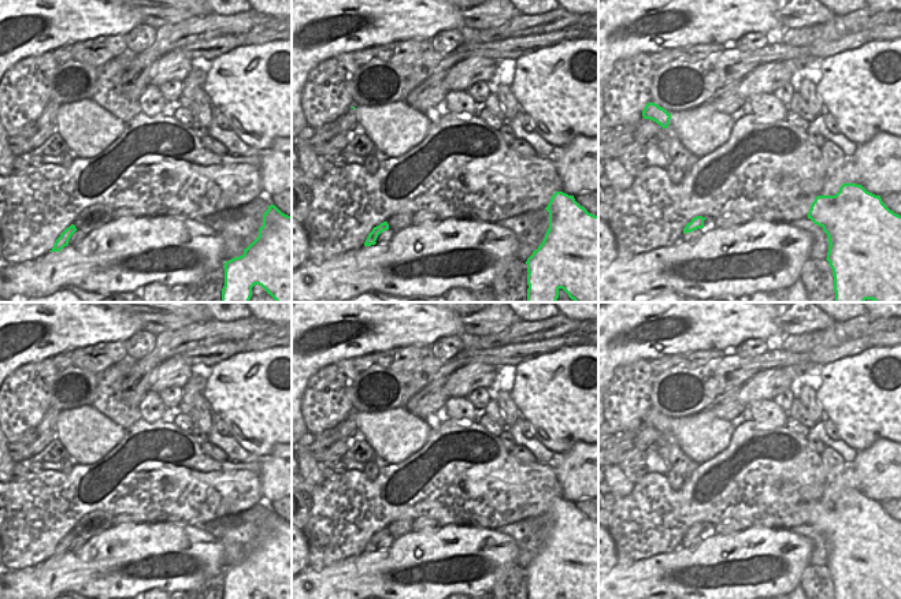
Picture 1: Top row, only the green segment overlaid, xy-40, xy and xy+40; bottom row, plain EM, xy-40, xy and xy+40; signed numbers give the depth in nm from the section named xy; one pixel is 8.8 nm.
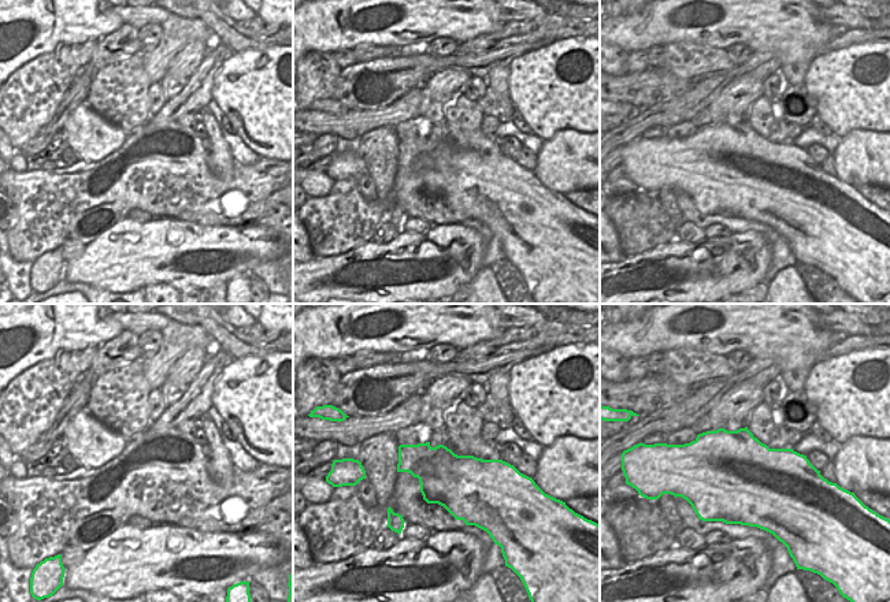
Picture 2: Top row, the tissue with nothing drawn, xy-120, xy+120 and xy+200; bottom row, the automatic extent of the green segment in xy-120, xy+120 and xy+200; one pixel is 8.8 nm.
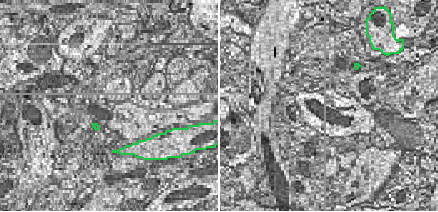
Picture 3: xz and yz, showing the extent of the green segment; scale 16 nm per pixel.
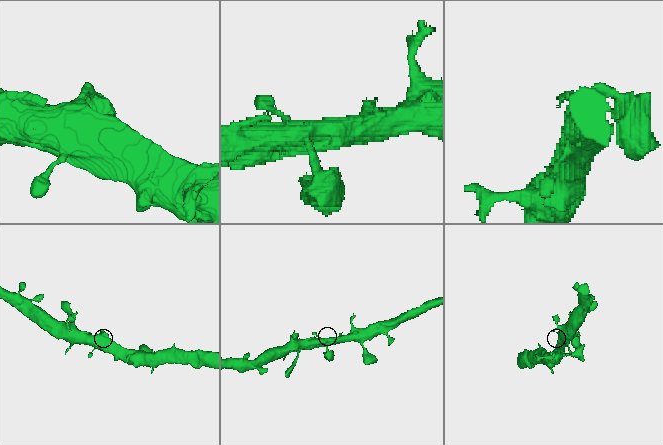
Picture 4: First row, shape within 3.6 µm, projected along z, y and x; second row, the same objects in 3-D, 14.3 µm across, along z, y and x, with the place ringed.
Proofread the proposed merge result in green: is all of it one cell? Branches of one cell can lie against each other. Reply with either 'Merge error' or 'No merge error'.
No merge error

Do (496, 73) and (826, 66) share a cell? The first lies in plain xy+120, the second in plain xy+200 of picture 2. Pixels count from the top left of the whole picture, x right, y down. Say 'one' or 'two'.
two

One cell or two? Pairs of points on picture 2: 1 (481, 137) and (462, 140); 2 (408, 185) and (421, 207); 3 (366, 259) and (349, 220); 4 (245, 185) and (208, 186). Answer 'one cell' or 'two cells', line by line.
1: one cell
2: one cell
3: two cells
4: one cell

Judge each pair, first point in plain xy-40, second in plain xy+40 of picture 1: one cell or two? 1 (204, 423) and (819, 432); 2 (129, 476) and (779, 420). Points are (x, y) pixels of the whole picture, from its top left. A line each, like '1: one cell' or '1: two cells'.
1: two cells
2: two cells

